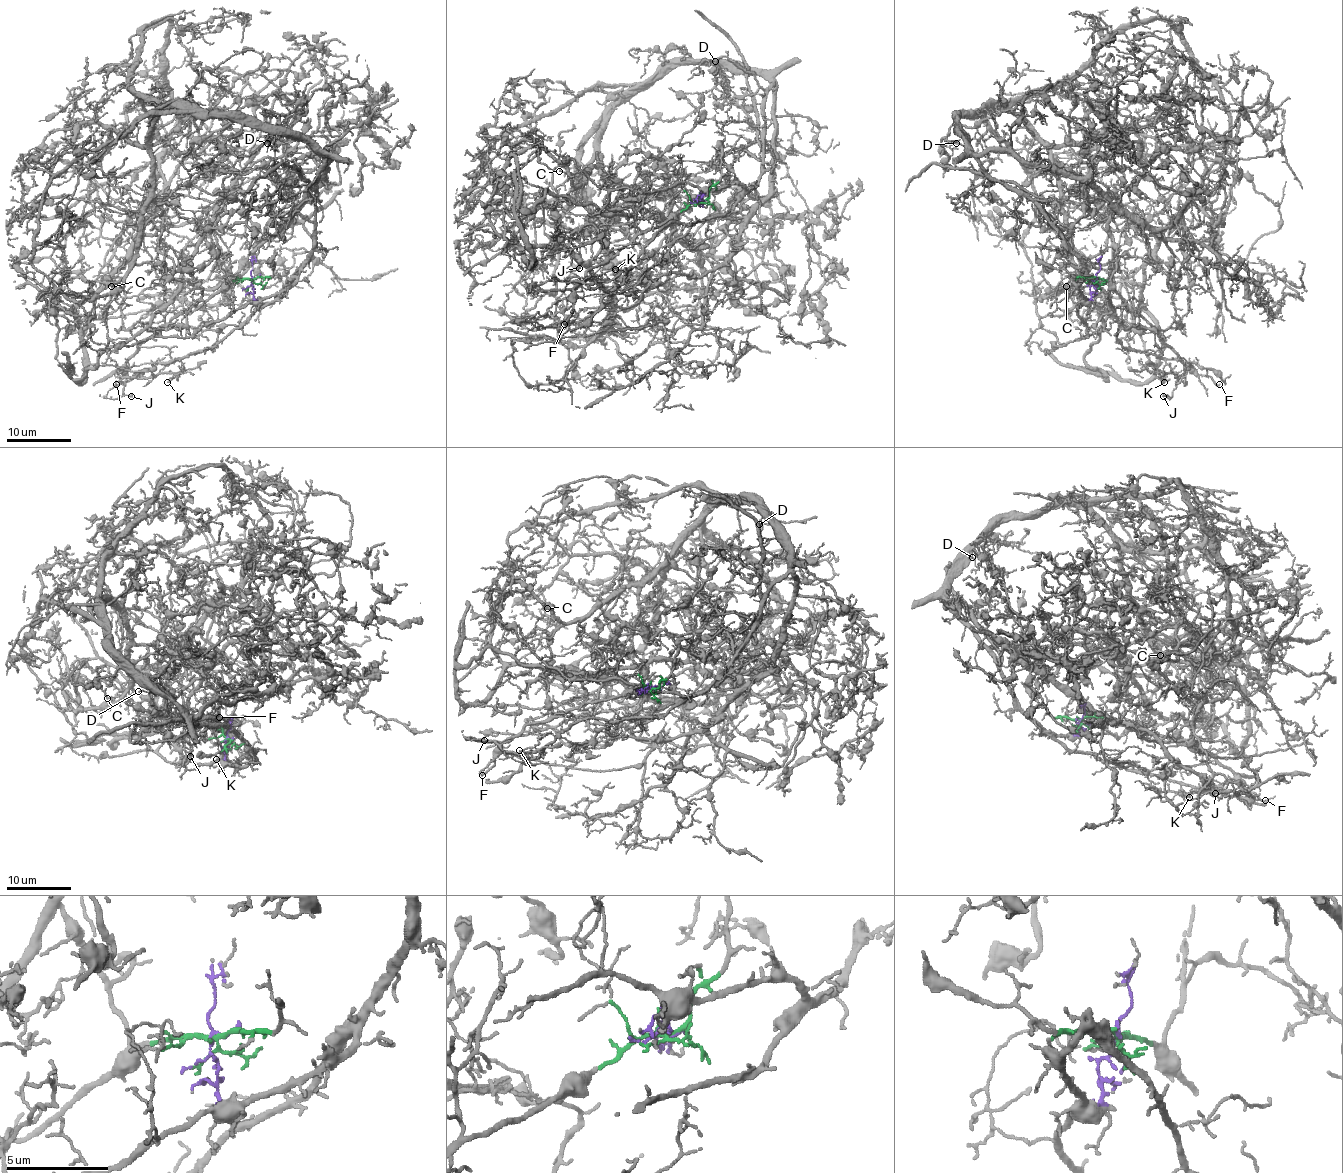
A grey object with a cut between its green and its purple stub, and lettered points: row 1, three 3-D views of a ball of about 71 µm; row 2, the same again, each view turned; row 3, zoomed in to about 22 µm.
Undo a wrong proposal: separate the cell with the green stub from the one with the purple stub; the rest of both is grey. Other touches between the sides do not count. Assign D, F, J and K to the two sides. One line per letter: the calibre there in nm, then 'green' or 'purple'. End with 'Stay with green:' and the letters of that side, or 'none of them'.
D: 120 nm | purple
F: 180 nm | green
J: 140 nm | green
K: 140 nm | green
Stay with green: F, J, K

